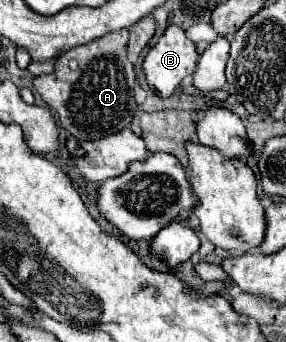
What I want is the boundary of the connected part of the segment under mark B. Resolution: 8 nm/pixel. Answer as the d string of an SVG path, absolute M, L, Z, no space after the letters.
M171 24L145 56L143 72L149 88L155 88L159 96L169 98L181 80L187 74L193 74L197 60L197 48L187 38L185 30Z

